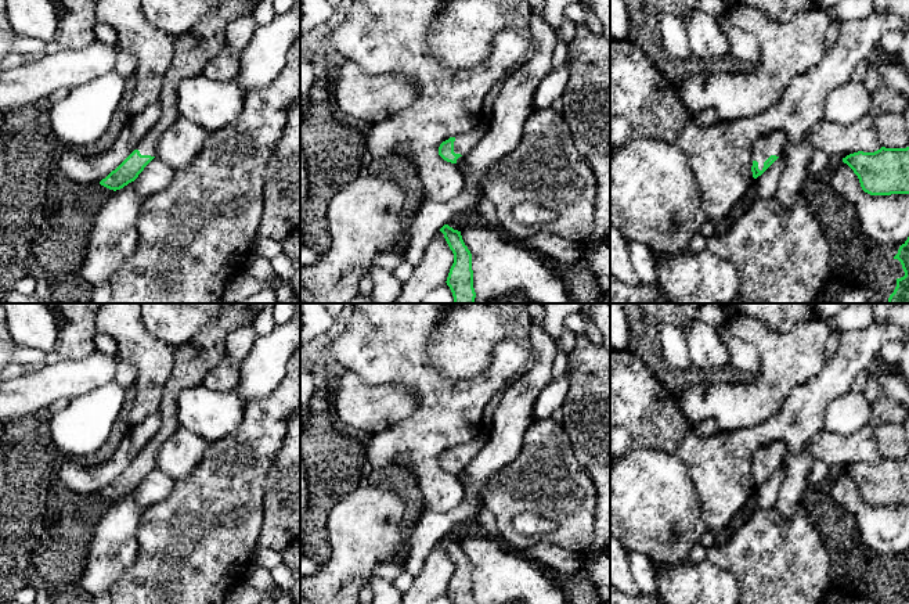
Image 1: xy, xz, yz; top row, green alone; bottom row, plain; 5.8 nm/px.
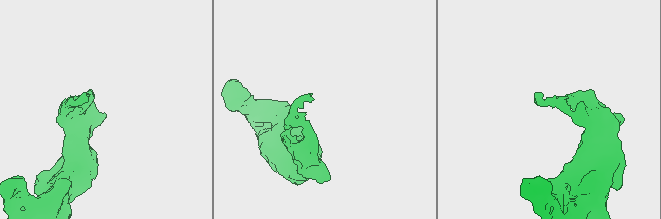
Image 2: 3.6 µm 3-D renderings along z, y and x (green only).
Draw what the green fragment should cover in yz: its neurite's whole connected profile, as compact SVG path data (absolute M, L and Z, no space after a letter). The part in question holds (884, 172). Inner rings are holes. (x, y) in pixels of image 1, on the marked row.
M909 147L885 148L874 152L858 151L843 158L858 176L861 187L870 195L909 194Z

